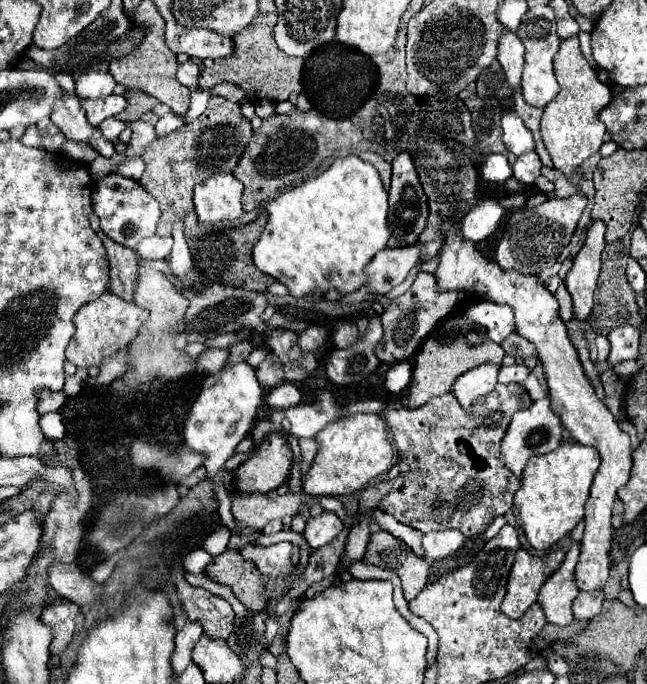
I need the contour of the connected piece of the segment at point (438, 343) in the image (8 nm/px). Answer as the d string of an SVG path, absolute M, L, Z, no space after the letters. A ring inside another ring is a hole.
M452 313L444 317L442 321L436 323L436 327L430 331L426 341L422 343L414 369L412 369L412 381L408 385L408 395L406 395L406 407L416 409L428 403L428 399L444 395L452 383L468 369L474 369L482 363L496 363L500 365L504 357L504 349L498 343L492 343L484 331L484 327L470 323L462 319L460 313Z

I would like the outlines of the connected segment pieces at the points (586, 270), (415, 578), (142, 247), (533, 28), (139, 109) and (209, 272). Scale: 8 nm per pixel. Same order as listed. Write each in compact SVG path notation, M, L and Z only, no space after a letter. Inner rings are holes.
M602 221L590 223L586 243L580 249L580 253L574 257L574 265L564 279L572 295L574 317L578 321L586 321L594 305L594 291L600 273L600 255L604 251L604 233L606 227Z
M376 531L370 535L364 563L394 571L402 579L402 589L408 601L412 601L428 581L430 565L426 559L416 557L408 545L386 531Z
M144 239L134 251L144 259L162 259L162 257L166 257L166 253L156 249L156 247L160 247L164 243L166 243L164 239Z
M536 5L532 9L526 11L516 35L522 39L524 47L526 47L526 61L524 61L524 73L522 73L522 93L526 103L534 105L534 107L546 107L548 101L552 101L560 87L558 81L554 77L552 71L552 61L554 55L558 53L560 47L560 39L556 35L556 17L550 5Z
M128 91L124 97L126 97L128 105L126 105L126 109L124 109L122 113L118 113L116 117L118 117L120 121L126 121L126 123L132 123L132 121L140 119L144 113L152 111L152 107L158 103L154 97L142 93L142 91Z
M266 213L254 219L254 241L252 241L252 223L240 225L234 229L222 229L222 231L212 231L202 237L198 237L192 245L192 259L194 267L208 279L220 285L230 285L230 287L242 287L248 291L260 291L264 293L268 287L268 275L256 269L252 263L252 247L258 241L264 225L266 225Z

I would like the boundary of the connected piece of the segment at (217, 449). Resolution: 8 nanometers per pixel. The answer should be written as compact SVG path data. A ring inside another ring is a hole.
M236 363L236 365L226 365L222 371L216 375L208 375L202 383L202 391L198 399L194 401L186 421L184 421L184 443L198 453L206 455L204 467L208 475L216 483L214 490L219 501L218 516L223 525L232 530L234 527L234 517L231 512L231 496L227 493L220 479L217 477L218 471L224 467L224 463L236 453L238 443L250 433L258 407L262 403L262 387L254 375L254 367L248 363Z

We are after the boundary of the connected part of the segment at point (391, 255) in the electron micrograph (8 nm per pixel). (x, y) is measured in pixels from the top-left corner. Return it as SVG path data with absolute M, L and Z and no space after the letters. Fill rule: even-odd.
M420 245L400 247L400 249L382 249L368 265L366 265L366 287L370 293L384 295L392 287L400 285L410 269L418 263Z

